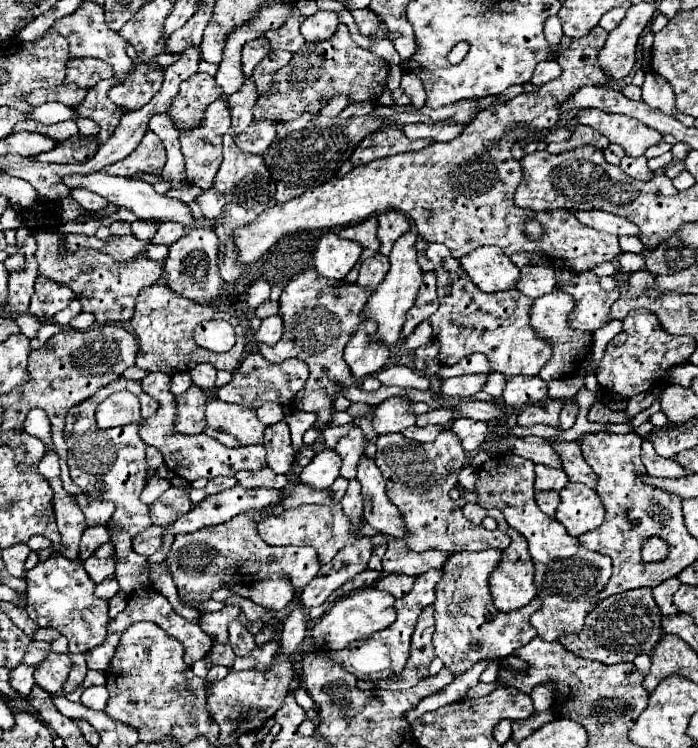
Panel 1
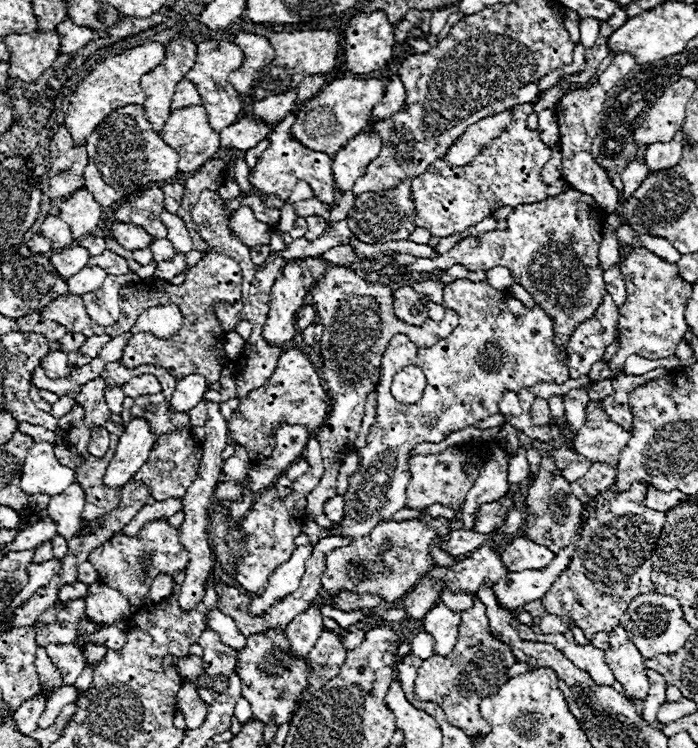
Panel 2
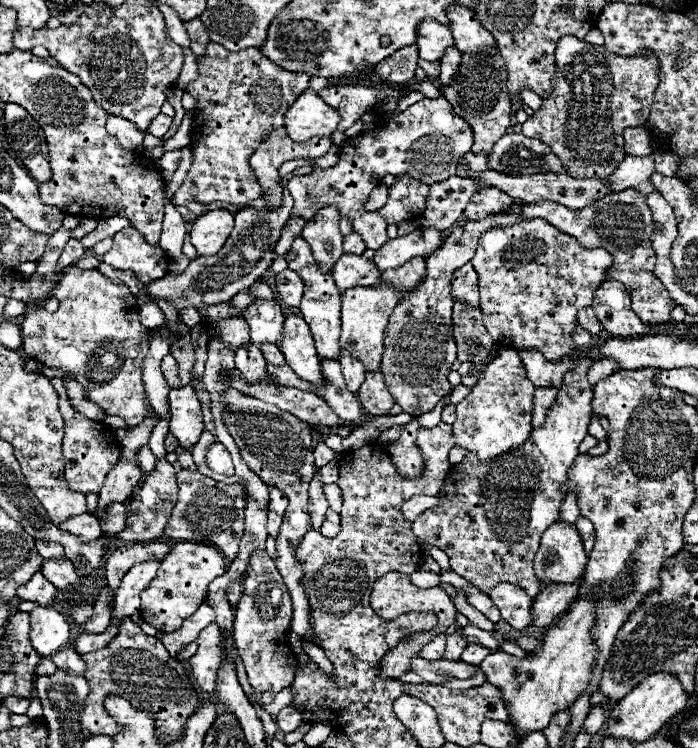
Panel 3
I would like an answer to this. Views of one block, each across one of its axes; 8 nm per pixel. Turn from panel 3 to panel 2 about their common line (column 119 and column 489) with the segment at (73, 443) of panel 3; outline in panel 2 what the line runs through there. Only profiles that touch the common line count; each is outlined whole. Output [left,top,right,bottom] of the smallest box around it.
[406,442,492,518]

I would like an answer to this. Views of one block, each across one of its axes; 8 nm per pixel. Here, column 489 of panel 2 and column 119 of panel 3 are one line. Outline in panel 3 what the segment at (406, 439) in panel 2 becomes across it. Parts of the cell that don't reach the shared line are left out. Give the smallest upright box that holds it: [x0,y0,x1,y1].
[20,266,150,428]

